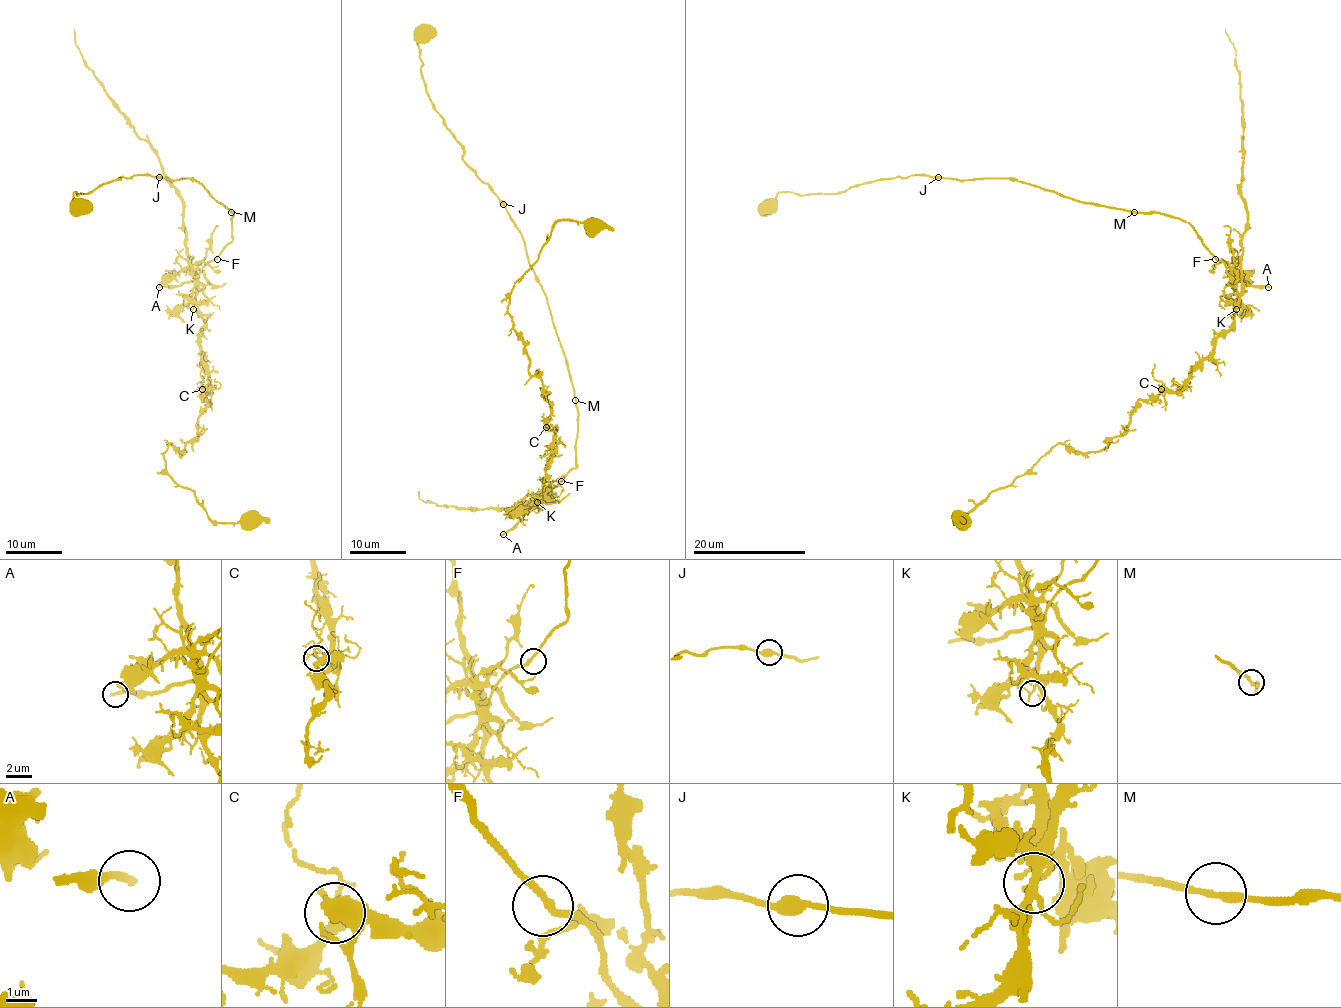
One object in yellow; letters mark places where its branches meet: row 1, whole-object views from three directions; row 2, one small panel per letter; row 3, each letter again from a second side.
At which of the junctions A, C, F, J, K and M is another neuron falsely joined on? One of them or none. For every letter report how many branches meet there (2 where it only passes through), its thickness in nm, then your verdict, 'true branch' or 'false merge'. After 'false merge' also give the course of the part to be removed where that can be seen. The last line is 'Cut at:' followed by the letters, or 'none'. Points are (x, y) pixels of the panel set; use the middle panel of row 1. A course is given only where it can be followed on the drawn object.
A: 1 | 300 nm | true branch
C: 4 | 280 nm | true branch
F: 2 | 220 nm | true branch
J: 2 | 400 nm | true branch
K: 3 | 120 nm | false merge | (537, 502), (575, 468), (574, 389), (522, 233), (464, 160), (464, 147), (425, 89), (417, 41), (425, 27)
M: 2 | 240 nm | true branch
Cut at: K

